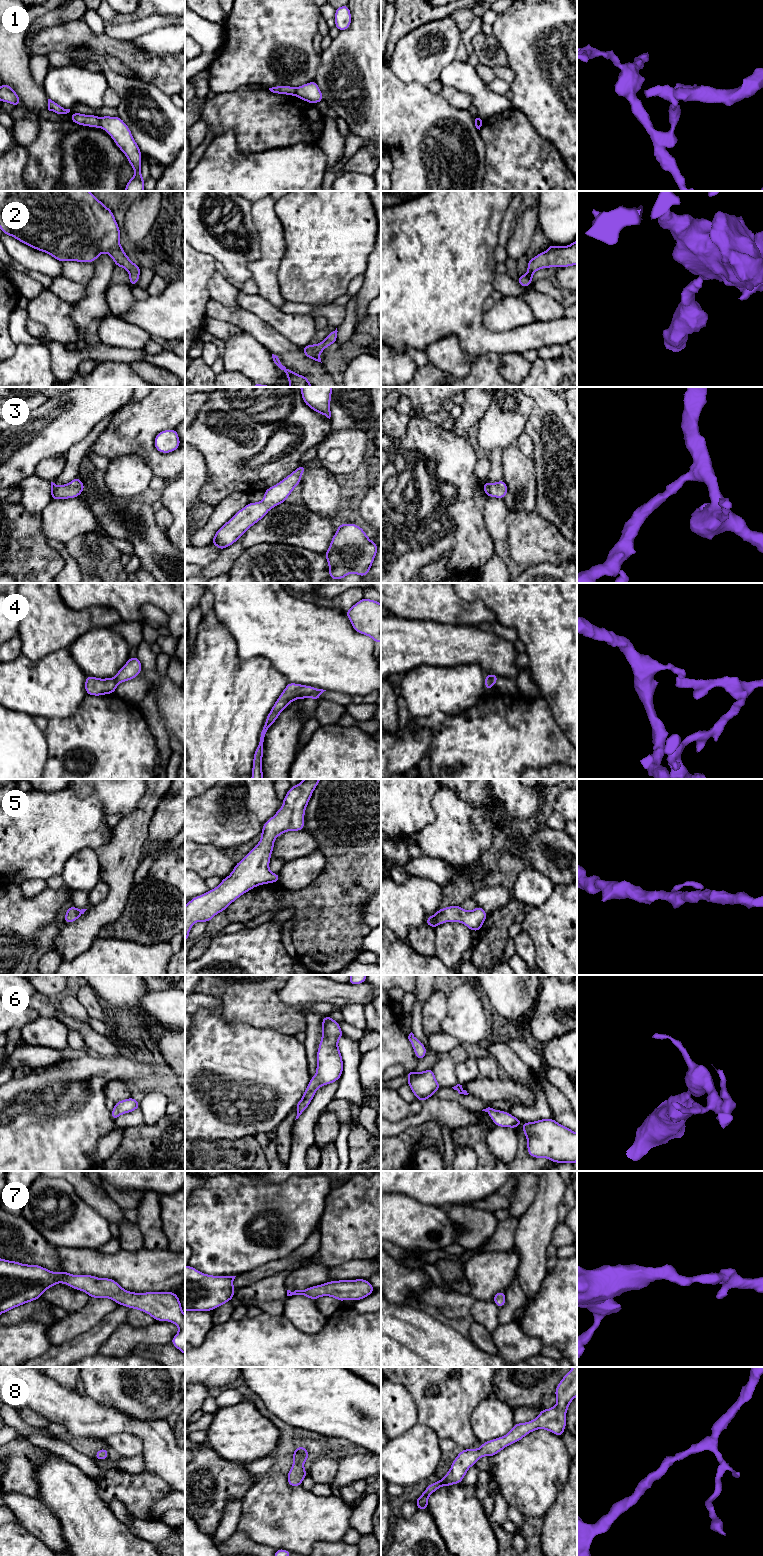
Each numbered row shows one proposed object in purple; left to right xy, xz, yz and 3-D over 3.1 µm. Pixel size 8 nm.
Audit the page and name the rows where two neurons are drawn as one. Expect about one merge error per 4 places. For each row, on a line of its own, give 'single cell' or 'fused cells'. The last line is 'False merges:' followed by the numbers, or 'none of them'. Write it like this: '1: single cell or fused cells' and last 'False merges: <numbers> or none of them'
1: fused cells
2: single cell
3: single cell
4: fused cells
5: single cell
6: single cell
7: single cell
8: single cell
False merges: 1, 4

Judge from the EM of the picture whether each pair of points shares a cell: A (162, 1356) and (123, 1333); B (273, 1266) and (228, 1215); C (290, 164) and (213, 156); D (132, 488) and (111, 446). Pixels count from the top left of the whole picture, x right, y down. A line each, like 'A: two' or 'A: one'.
A: two
B: two
C: one
D: two

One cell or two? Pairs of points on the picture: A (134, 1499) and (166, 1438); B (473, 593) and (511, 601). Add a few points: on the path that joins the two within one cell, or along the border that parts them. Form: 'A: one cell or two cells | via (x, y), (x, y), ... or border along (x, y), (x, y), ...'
A: two cells | border along (144, 1470), (158, 1474), (168, 1484)
B: one cell | via (482, 593), (502, 593)

